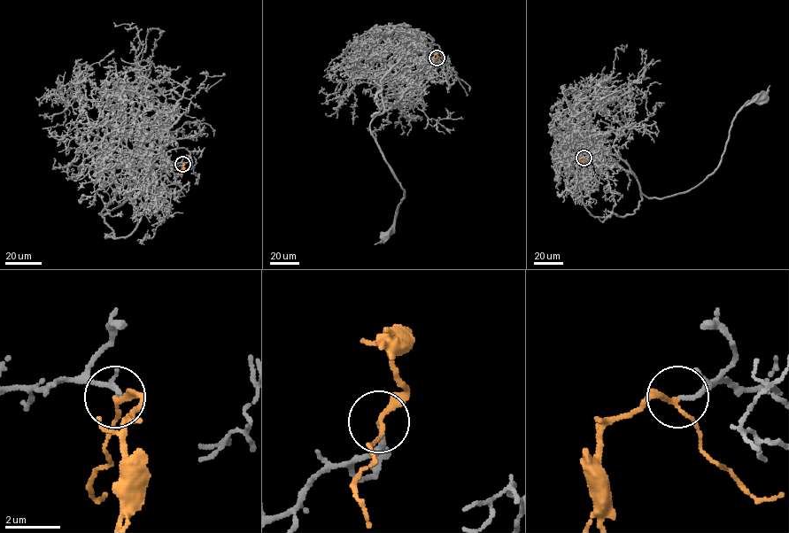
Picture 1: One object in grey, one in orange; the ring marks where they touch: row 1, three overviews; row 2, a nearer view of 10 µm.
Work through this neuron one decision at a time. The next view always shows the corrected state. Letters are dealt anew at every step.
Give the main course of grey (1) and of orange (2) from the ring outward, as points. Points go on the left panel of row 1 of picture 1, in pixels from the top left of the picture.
1: (182, 164), (159, 168), (151, 159), (145, 159), (100, 214), (121, 204), (142, 177), (133, 103), (117, 88)
2: (182, 164), (182, 175)

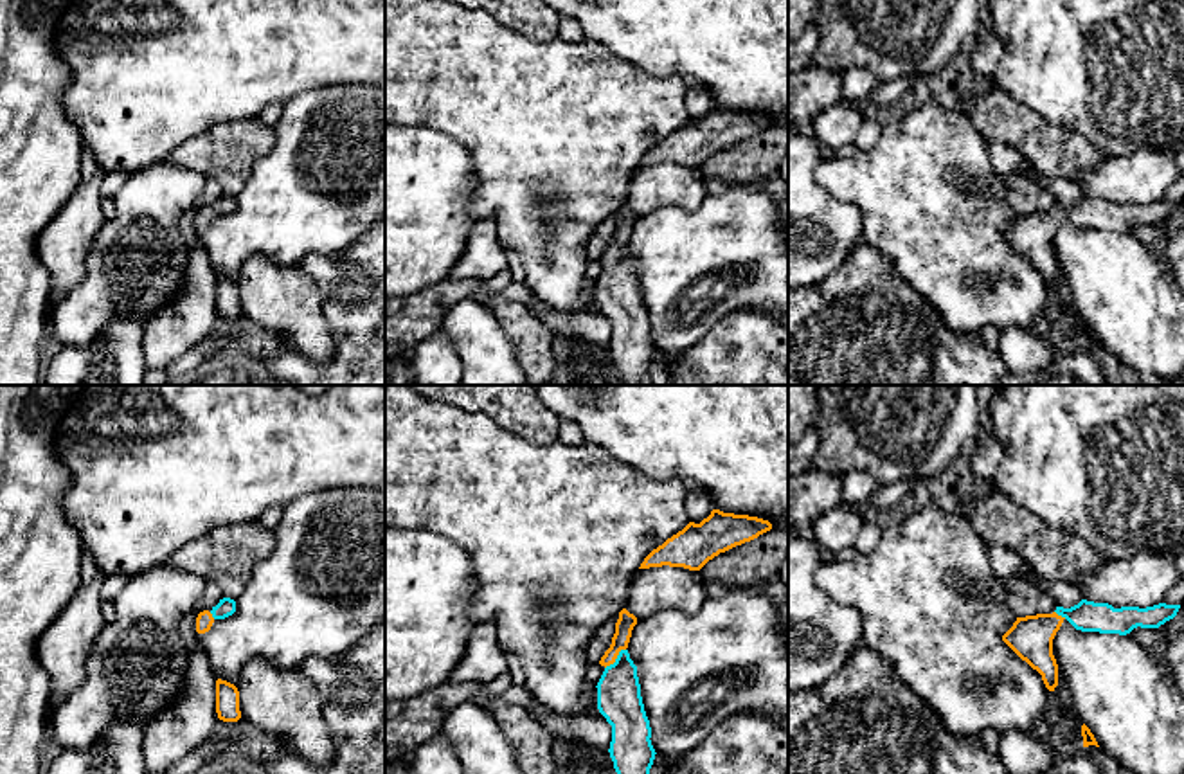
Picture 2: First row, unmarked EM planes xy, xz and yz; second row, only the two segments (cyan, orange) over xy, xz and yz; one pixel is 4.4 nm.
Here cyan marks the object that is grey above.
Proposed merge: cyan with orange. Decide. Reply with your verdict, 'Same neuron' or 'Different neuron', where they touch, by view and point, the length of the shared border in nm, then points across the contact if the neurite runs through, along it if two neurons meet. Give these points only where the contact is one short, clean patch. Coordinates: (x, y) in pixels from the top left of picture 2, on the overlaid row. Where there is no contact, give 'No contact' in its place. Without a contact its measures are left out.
Same neuron. Touches cyan at xz (616, 659). Shared border 130 nm. Path across: xz (619, 701), (619, 668), (616, 659), (627, 621)

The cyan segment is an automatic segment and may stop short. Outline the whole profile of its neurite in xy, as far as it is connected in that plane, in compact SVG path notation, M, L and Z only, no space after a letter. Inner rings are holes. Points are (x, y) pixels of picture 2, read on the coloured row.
M230 598L220 599L220 603L216 607L212 607L211 612L203 610L198 614L196 632L198 634L209 632L216 619L225 619L225 617L232 616L234 612L236 612L236 601L234 599L230 599Z

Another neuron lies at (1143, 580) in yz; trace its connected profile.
M1139 554L1107 562L1099 571L1083 574L1072 585L1081 599L1121 607L1153 607L1180 581L1177 556Z

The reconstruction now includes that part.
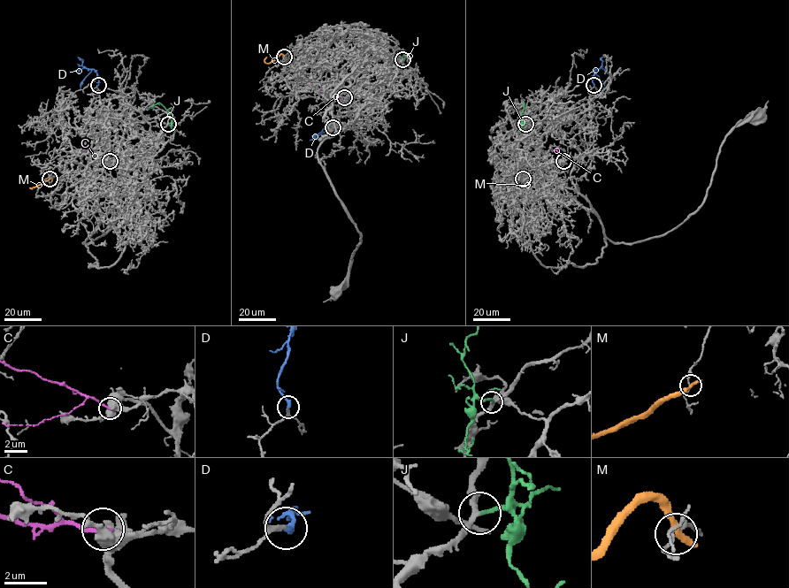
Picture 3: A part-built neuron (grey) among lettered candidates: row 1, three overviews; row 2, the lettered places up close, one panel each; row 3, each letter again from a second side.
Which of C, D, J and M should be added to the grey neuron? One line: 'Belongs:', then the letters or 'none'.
Belongs: D, J

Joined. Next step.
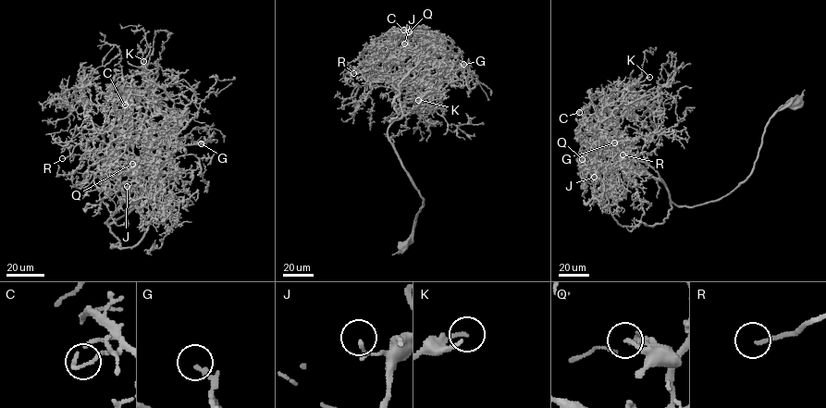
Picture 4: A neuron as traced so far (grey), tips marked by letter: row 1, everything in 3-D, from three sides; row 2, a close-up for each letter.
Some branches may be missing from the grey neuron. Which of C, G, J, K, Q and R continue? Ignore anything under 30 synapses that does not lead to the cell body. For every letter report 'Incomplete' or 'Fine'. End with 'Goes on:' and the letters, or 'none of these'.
C: Fine
G: Incomplete
J: Fine
K: Fine
Q: Incomplete
R: Incomplete
Goes on: G, Q, R

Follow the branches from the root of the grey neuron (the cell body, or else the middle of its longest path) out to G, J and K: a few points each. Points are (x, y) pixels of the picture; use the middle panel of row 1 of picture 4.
G: (402, 246), (412, 232), (423, 198), (388, 140), (388, 129), (417, 107), (444, 65), (463, 68), (463, 64)
J: (402, 246), (423, 206), (388, 132), (401, 116), (400, 84), (417, 68), (416, 56), (404, 43)
K: (402, 246), (423, 198), (388, 129), (417, 107), (446, 62), (425, 47), (428, 65), (417, 87), (418, 100)

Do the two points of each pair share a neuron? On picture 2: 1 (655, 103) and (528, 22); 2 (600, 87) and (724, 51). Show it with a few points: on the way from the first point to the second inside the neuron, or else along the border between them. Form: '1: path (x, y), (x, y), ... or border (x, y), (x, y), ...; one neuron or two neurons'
1: border (513, 27), (531, 40), (556, 38); two neurons
2: border (610, 49), (655, 76), (677, 76), (686, 87); two neurons

